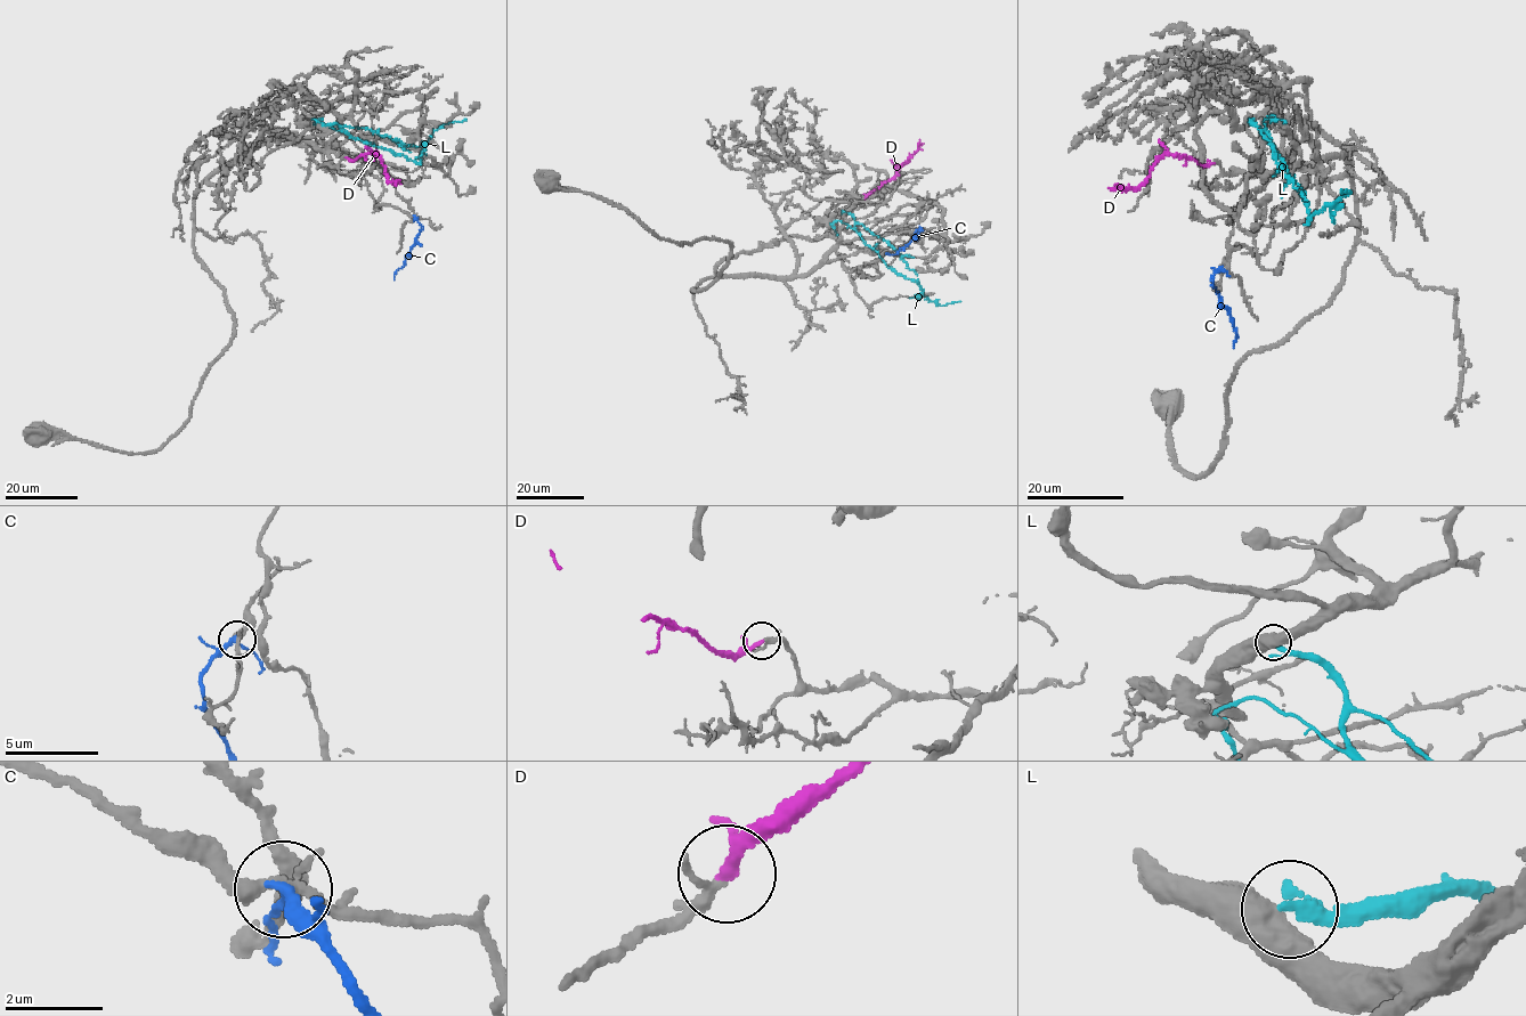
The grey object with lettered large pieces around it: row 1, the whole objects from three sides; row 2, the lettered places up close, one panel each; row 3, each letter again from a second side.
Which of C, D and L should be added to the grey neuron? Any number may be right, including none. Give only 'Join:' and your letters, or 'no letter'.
Join: D

